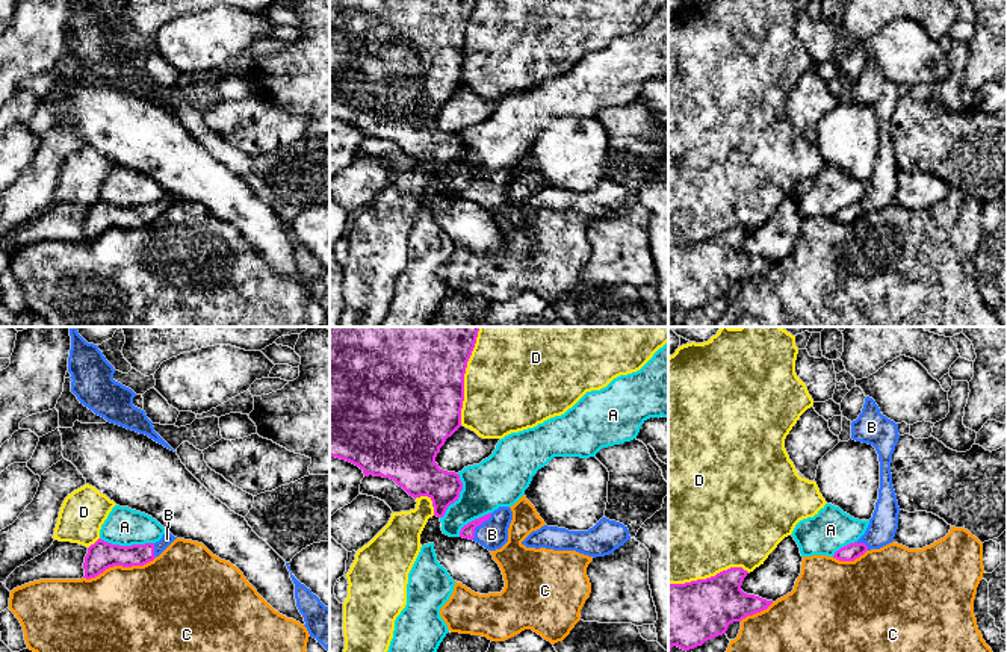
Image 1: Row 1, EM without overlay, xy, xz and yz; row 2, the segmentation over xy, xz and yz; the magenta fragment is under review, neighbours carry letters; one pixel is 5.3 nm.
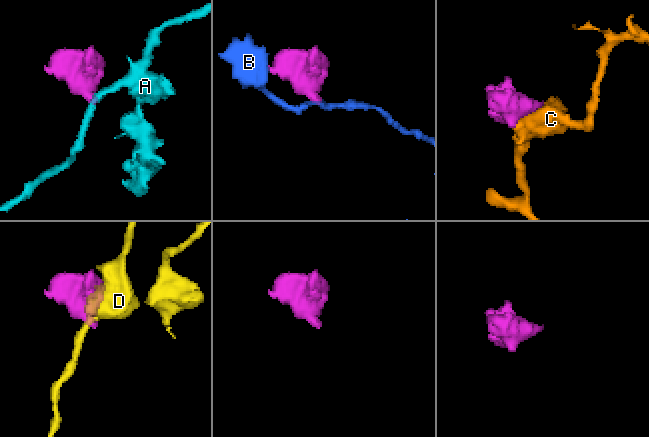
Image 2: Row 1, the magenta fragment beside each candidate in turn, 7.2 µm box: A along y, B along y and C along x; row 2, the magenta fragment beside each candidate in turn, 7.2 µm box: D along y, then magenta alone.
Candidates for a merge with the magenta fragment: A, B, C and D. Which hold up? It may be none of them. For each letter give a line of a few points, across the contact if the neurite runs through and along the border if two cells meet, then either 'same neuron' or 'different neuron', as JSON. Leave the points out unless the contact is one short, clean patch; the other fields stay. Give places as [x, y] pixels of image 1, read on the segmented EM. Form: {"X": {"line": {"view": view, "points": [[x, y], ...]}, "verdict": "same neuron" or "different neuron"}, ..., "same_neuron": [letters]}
{"A": {"line": {"view": "xy", "points": [[100, 537], [120, 545], [153, 543]]}, "verdict": "different neuron"}, "B": {"line": {"view": "xz", "points": [[467, 531], [478, 525], [492, 534]]}, "verdict": "same neuron"}, "C": {"verdict": "different neuron"}, "D": {"verdict": "different neuron"}, "same_neuron": ["B"]}

